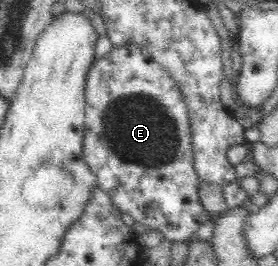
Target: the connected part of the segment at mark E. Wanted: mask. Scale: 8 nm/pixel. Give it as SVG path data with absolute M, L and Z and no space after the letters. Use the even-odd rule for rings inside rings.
M127 43L119 46L112 46L108 55L94 58L89 66L85 81L85 131L83 139L83 154L92 168L92 173L98 176L98 187L108 194L112 203L123 213L130 214L135 222L142 223L148 230L159 231L163 239L170 241L189 241L195 236L196 231L206 221L210 221L214 216L204 209L198 197L199 180L196 170L193 168L193 155L191 150L191 133L189 132L189 113L184 103L182 94L169 73L151 57L146 48Z

